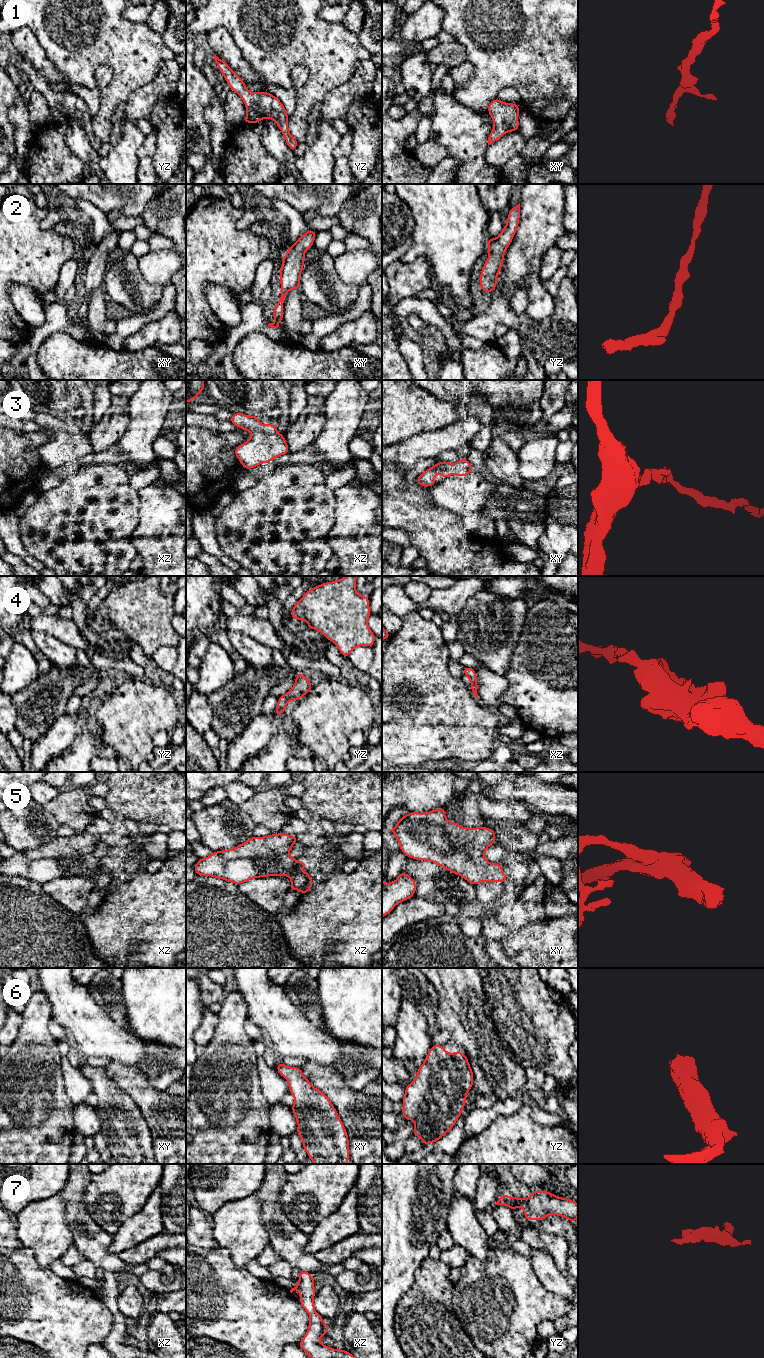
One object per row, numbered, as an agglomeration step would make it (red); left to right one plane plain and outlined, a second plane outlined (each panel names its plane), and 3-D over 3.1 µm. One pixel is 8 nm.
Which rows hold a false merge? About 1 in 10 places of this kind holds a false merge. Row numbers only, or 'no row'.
5

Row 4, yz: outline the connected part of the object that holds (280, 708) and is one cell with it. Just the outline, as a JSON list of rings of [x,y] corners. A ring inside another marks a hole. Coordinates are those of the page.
[[[301,672],[297,673],[294,686],[287,693],[278,697],[278,703],[274,713],[276,715],[282,715],[289,701],[299,700],[305,696],[312,687],[313,686],[307,677],[305,677]]]

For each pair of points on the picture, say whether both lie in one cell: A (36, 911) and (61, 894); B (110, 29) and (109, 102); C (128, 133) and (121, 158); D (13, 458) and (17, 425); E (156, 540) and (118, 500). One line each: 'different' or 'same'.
A: different
B: same
C: same
D: different
E: different

